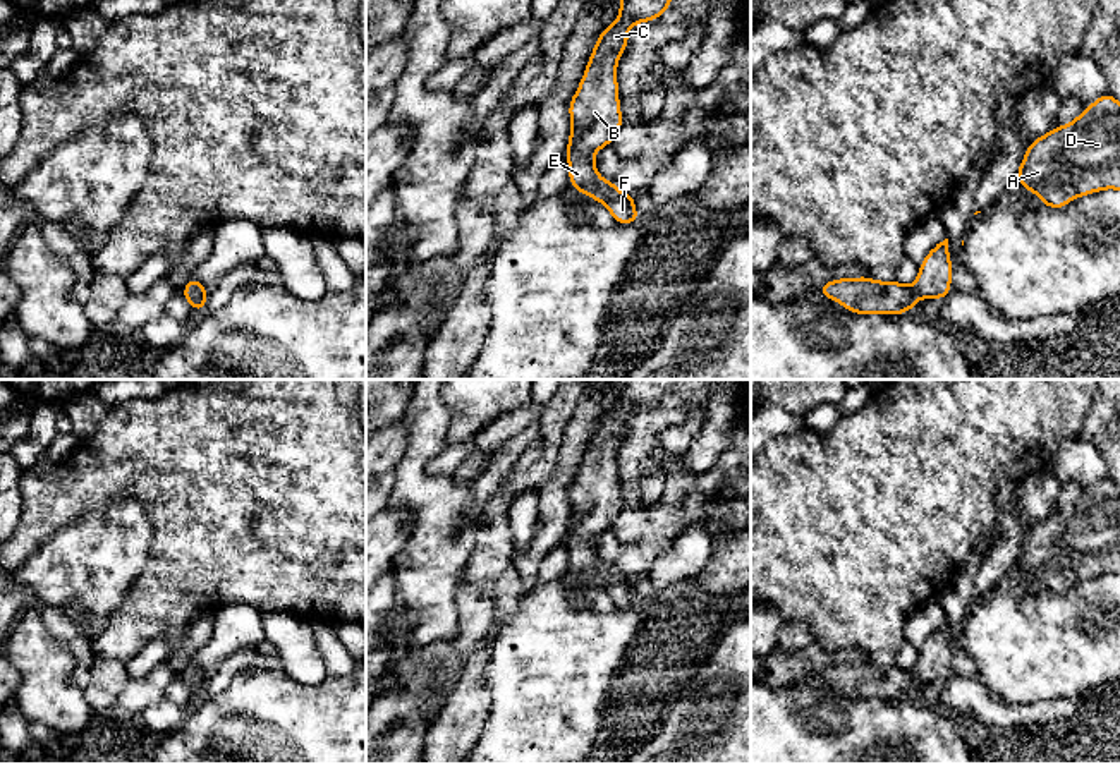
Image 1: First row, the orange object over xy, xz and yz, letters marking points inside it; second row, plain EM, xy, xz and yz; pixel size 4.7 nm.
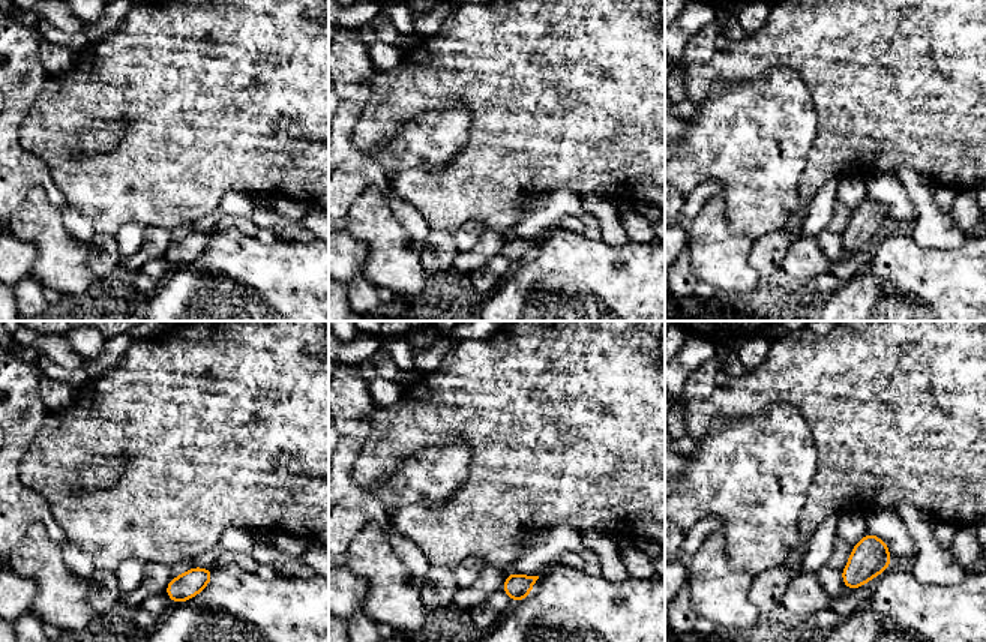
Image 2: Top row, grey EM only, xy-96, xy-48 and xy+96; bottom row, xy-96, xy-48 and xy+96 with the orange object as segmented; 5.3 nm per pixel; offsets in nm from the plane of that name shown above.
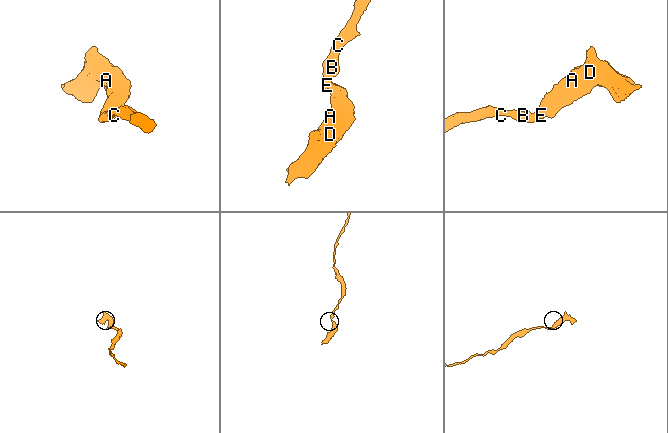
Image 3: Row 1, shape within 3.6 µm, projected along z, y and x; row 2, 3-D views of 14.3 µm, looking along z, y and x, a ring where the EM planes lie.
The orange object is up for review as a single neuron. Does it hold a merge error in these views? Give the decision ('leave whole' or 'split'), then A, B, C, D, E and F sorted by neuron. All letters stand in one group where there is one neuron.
leave whole; groups A B C D E F

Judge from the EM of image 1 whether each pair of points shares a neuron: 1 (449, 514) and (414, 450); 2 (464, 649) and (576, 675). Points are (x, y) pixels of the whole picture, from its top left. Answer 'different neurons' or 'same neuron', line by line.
1: same neuron
2: different neurons

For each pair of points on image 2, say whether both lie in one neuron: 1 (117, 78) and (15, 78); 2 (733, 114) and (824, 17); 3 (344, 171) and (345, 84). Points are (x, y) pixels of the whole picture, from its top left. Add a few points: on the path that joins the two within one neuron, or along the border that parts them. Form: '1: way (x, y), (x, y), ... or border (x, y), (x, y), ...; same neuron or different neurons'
1: border (50, 75), (38, 98), (27, 108); different neurons
2: border (745, 83), (773, 68), (791, 68), (806, 87); different neurons
3: way (344, 150), (345, 105); same neuron

